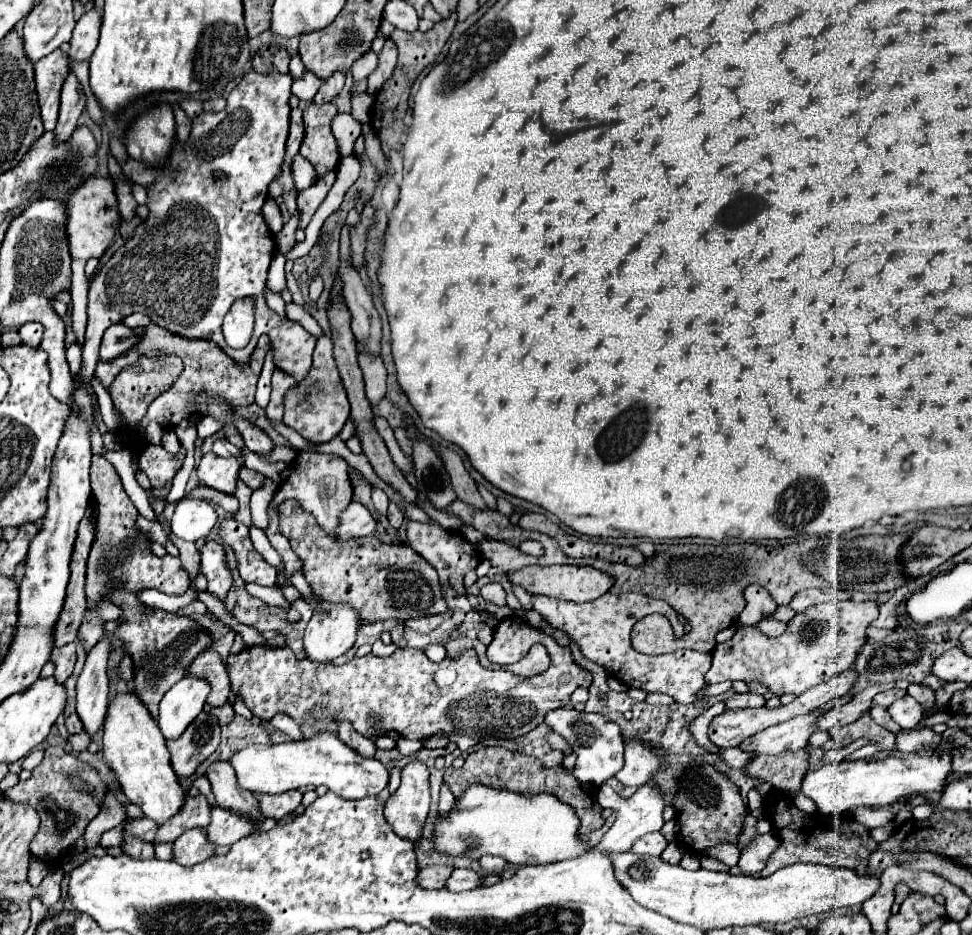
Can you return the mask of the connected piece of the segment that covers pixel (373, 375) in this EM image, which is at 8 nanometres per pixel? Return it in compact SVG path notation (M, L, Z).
M359 351L359 367L365 377L365 392L371 404L377 406L385 397L385 381L387 381L387 371L383 367L381 357L367 357Z

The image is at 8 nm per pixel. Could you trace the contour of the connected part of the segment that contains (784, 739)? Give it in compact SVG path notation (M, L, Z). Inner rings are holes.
M807 713L807 715L799 715L793 717L791 721L783 721L777 725L771 725L769 729L745 739L739 747L747 753L763 753L763 755L777 755L781 751L797 751L803 749L809 741L809 737L817 731L815 729L815 721L821 717L823 713Z

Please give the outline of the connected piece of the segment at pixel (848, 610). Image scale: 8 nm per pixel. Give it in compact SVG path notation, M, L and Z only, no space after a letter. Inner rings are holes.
M833 601L833 603L823 603L823 605L813 605L811 609L799 611L789 623L787 629L781 637L771 639L763 633L759 633L757 627L743 627L739 629L733 639L725 641L725 643L717 643L713 649L713 665L711 669L705 673L705 681L707 683L719 683L719 681L759 681L765 683L775 695L781 693L793 693L793 695L801 695L807 689L811 689L813 685L825 683L831 677L847 671L853 663L855 657L859 653L859 649L865 645L867 641L867 627L873 619L877 619L879 615L879 605L877 601Z

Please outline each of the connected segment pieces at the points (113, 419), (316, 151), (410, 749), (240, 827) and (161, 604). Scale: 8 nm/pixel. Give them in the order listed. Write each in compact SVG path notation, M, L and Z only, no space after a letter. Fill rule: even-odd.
M95 375L92 379L93 390L97 395L103 422L108 427L109 432L115 433L119 430L120 420L115 413L114 406L109 392L99 383Z
M333 103L327 105L309 105L303 111L305 121L305 137L301 143L301 155L311 161L319 177L339 163L337 143L331 131L331 121L337 115L337 107Z
M401 736L396 742L396 747L399 749L402 756L410 757L423 747L420 740L409 740Z
M217 805L213 809L211 823L207 825L207 837L215 845L233 845L255 829L257 823L249 821L249 817L239 817L239 813L231 813L231 809Z
M189 587L187 593L183 593L183 595L165 595L165 593L161 593L161 591L147 589L147 591L141 591L141 593L139 593L139 599L141 599L147 607L155 607L155 609L161 609L161 611L177 613L177 609L187 607L189 603L197 601L197 595L199 595L199 591L197 591L195 587Z

